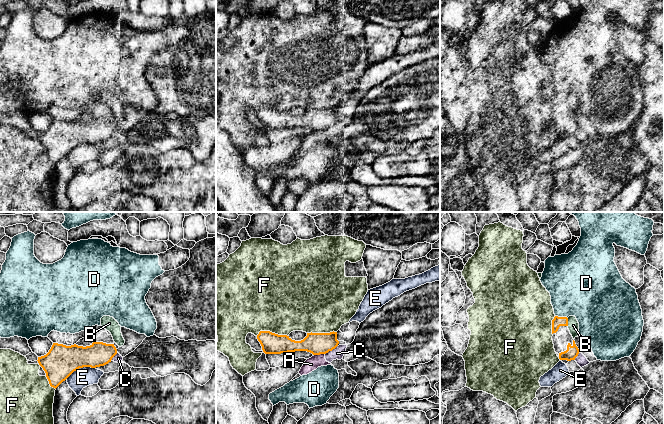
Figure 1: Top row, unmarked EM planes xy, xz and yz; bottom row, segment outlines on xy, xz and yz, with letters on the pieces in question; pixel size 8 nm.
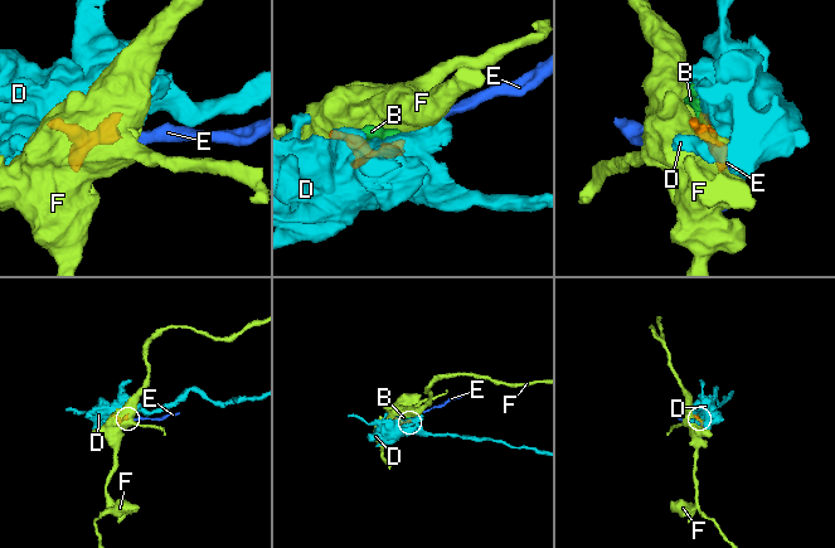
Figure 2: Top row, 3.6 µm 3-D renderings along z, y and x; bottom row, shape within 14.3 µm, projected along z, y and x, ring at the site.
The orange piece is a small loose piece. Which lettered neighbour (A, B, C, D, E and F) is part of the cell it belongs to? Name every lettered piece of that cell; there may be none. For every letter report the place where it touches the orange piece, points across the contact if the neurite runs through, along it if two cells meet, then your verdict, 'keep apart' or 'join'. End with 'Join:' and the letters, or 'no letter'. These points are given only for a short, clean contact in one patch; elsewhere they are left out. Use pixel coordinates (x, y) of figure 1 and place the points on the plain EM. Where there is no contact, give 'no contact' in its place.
A: meets orange in xz at (319, 130); border along xz (324, 129), (314, 131); keep apart
B: meets orange in yz at (567, 98); border along yz (567, 94), (568, 101); keep apart
C: meets orange in xz at (331, 126); keep apart
D: meets orange in yz at (561, 93); keep apart
E: meets orange in xy at (80, 143); keep apart
F: meets orange in xz at (271, 108); keep apart
Join: no letter

